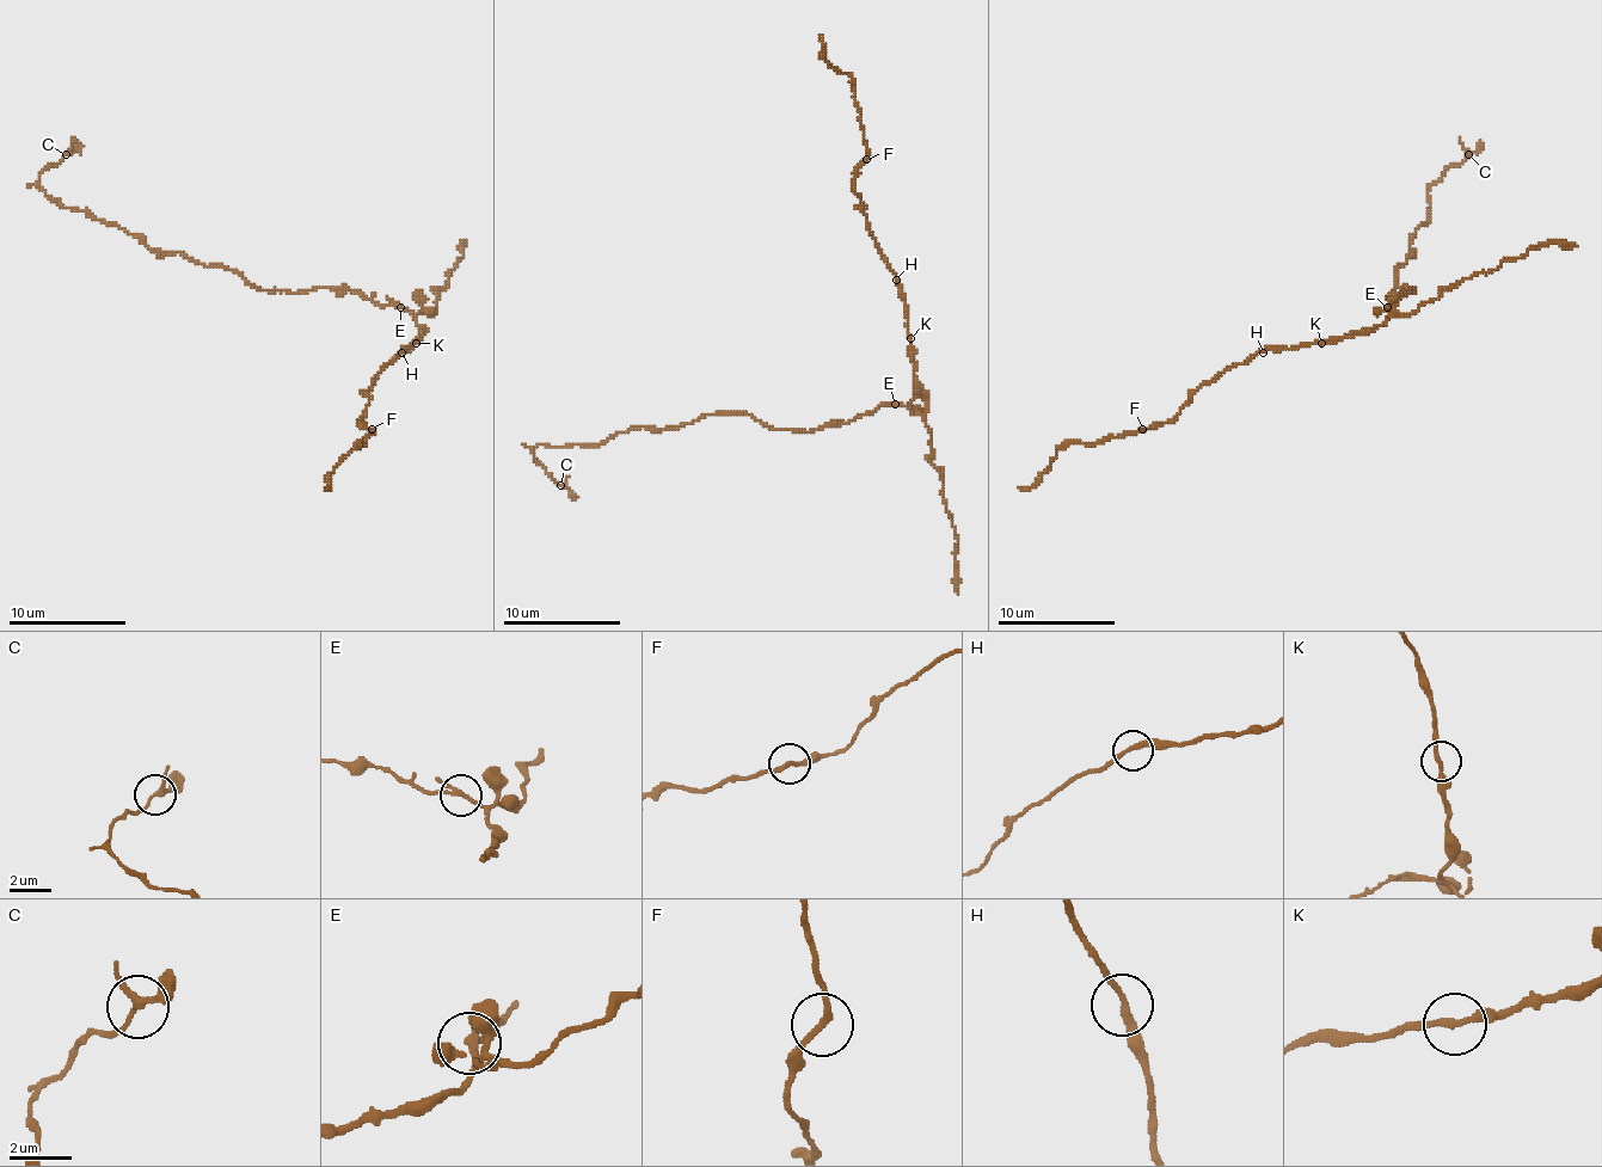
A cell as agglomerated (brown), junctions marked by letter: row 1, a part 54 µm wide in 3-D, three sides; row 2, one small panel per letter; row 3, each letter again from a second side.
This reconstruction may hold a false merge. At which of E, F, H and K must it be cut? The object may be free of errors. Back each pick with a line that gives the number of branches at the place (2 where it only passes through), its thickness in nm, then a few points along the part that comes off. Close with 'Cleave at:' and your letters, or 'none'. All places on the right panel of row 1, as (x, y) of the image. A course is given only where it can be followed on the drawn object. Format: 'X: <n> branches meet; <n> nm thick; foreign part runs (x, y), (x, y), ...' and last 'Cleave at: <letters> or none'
E: 3 branches meet; 180 nm thick; foreign part runs (1386, 308), (1412, 293), (1398, 284), (1398, 266), (1430, 208), (1428, 190), (1480, 140)
Cleave at: E

